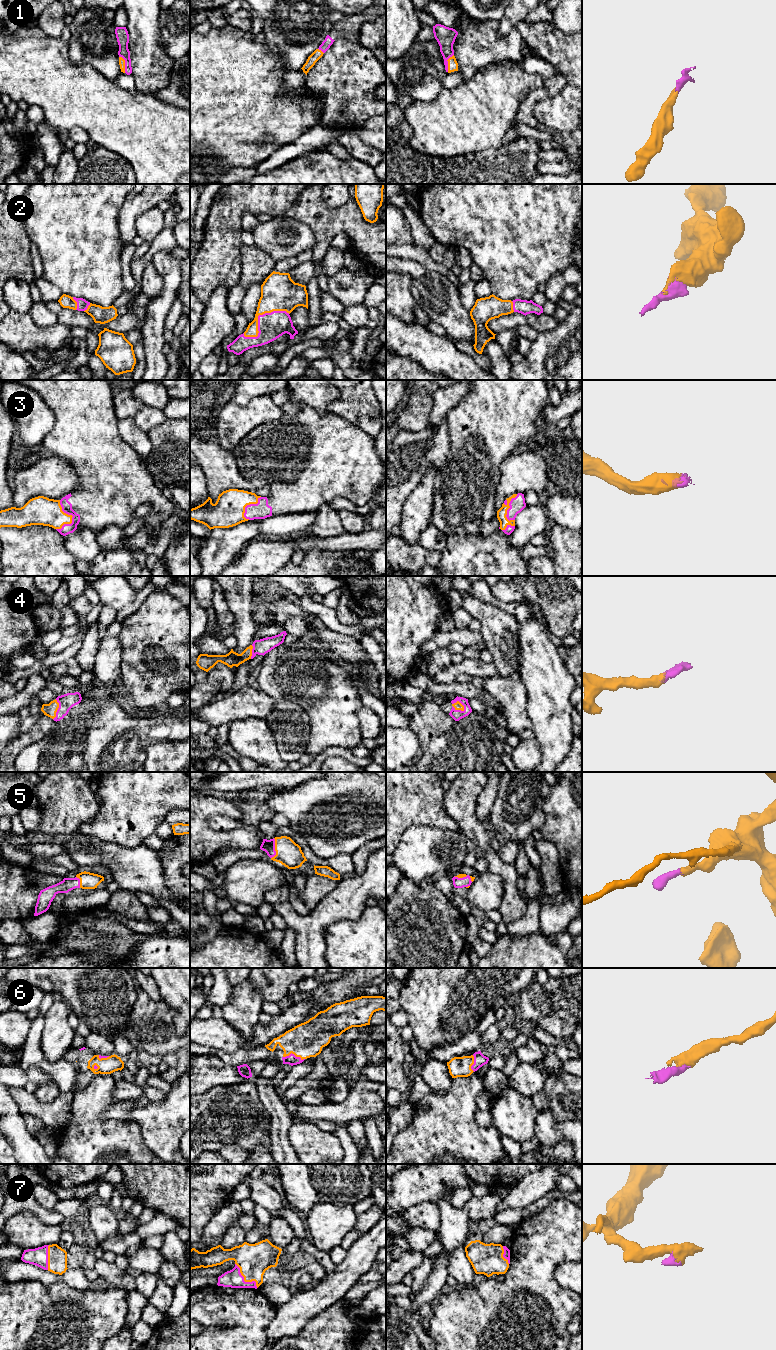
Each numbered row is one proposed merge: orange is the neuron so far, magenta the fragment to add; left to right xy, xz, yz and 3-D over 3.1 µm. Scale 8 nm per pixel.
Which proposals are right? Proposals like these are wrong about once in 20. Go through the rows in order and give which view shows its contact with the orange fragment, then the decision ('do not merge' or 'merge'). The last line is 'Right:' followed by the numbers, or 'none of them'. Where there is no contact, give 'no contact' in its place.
1: contact in xy; merge
2: contact in xz; merge
3: contact in xy; merge
4: contact in yz; merge
5: contact in xz; merge
6: contact in xz; merge
7: contact in xz; merge
Right: 1, 2, 3, 4, 5, 6, 7

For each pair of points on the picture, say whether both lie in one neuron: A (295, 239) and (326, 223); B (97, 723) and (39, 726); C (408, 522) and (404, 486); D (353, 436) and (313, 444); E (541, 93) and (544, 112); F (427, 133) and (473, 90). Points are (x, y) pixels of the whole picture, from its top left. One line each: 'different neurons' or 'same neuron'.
A: different neurons
B: different neurons
C: different neurons
D: same neuron
E: different neurons
F: same neuron

